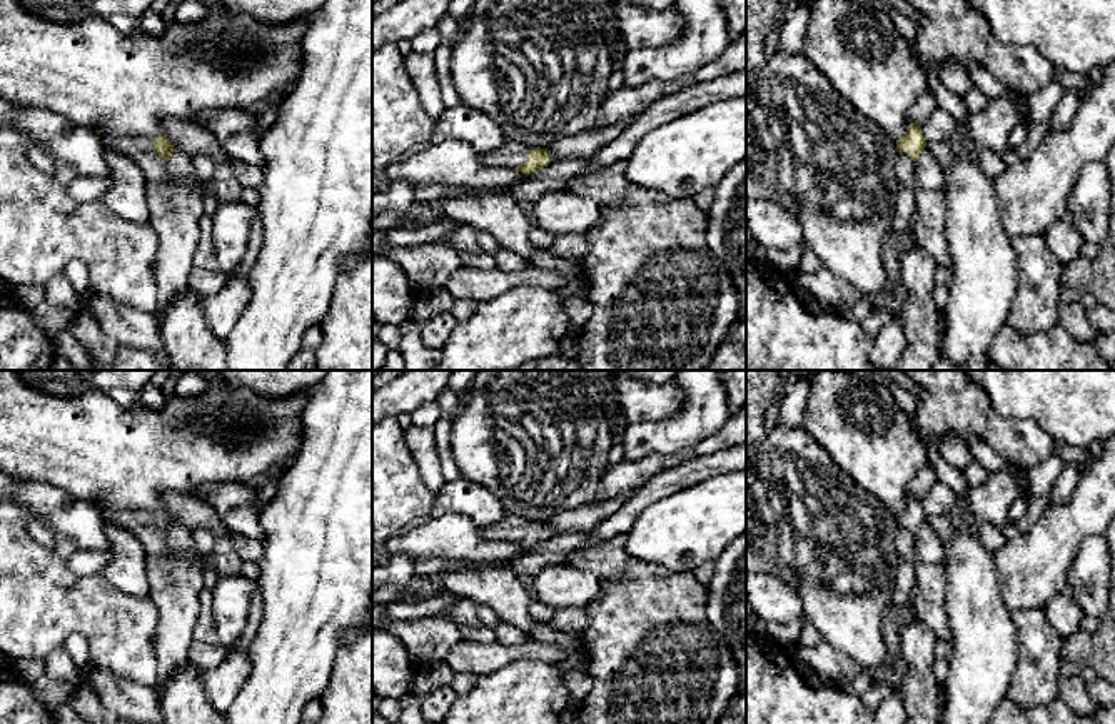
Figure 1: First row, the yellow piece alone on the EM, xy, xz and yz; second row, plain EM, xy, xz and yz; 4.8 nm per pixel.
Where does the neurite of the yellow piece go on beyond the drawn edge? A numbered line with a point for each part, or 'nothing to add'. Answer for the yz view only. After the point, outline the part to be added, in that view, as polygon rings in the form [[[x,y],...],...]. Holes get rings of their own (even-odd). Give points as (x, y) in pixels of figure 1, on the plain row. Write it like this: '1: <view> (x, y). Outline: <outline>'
1: yz (917, 643). Outline: [[[896,525],[895,591],[891,602],[915,619],[900,632],[898,654],[905,664],[905,724],[938,724],[941,709],[940,682],[933,674],[935,634],[916,617],[913,606],[915,571],[918,564],[915,535]]]

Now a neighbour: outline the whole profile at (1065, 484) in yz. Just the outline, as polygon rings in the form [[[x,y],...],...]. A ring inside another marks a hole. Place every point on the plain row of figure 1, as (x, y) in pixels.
[[[1065,464],[1050,492],[1052,504],[1068,502],[1077,489],[1080,475],[1080,464]]]

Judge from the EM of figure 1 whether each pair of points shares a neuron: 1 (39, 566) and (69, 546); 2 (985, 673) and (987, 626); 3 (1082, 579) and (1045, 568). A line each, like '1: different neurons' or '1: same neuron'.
1: different neurons
2: same neuron
3: different neurons

